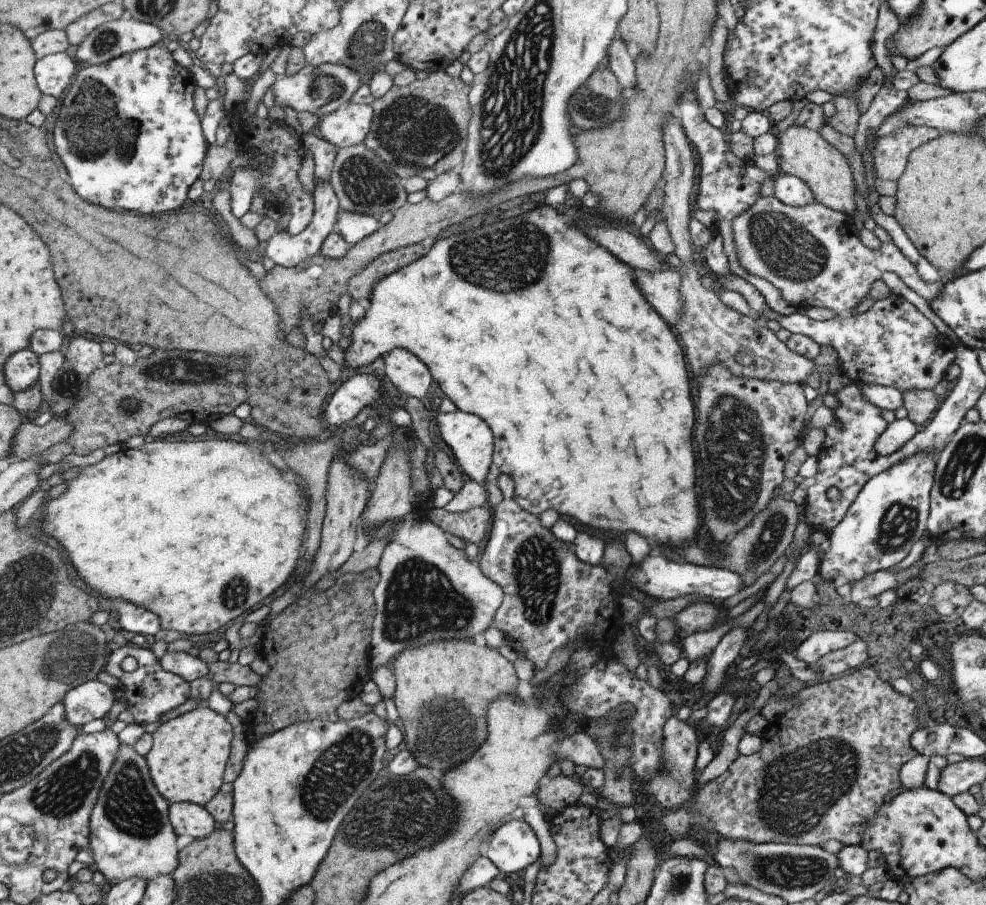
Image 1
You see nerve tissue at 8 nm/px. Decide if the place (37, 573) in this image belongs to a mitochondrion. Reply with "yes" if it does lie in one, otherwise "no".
yes

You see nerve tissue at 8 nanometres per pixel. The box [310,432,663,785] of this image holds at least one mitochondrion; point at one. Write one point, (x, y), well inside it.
(421, 601)

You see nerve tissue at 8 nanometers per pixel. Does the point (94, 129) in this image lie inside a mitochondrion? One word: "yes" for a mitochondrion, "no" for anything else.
yes

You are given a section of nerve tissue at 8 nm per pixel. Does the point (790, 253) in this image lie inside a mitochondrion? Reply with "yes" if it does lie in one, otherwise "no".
yes

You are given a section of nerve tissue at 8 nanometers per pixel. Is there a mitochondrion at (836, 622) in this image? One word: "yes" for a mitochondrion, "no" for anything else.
no

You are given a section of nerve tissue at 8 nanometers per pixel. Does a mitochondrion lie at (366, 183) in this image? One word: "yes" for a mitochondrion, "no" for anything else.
yes

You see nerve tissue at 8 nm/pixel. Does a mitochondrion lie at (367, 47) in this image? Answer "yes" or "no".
yes

